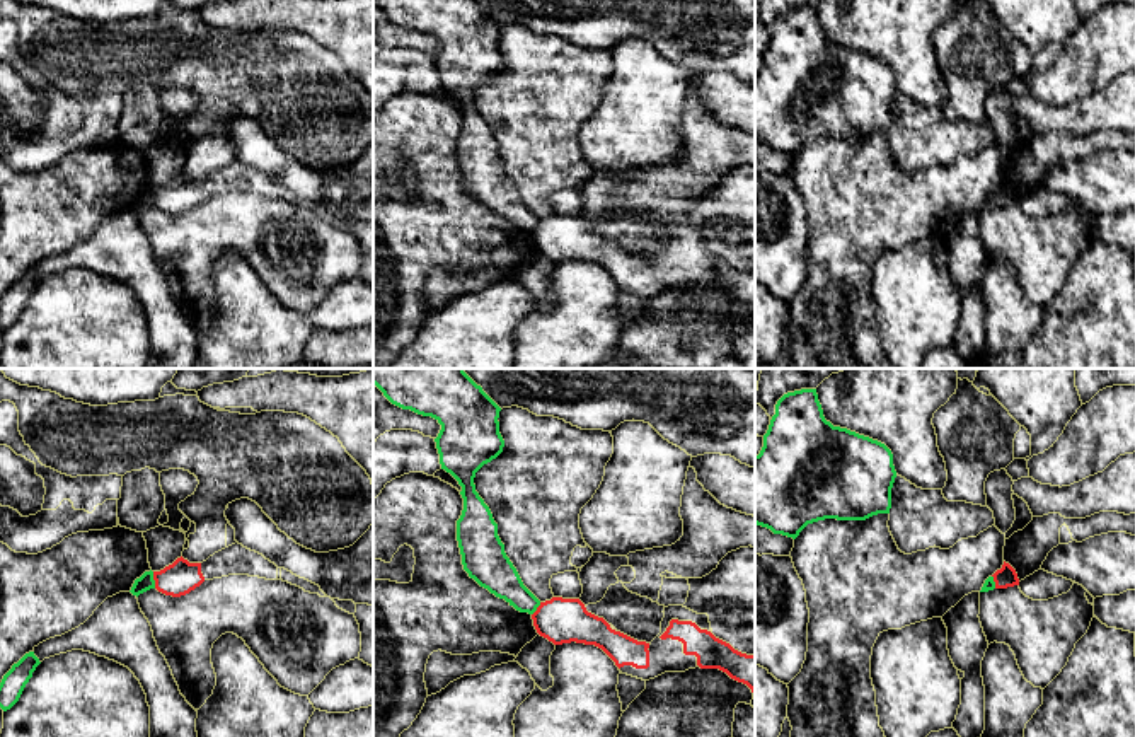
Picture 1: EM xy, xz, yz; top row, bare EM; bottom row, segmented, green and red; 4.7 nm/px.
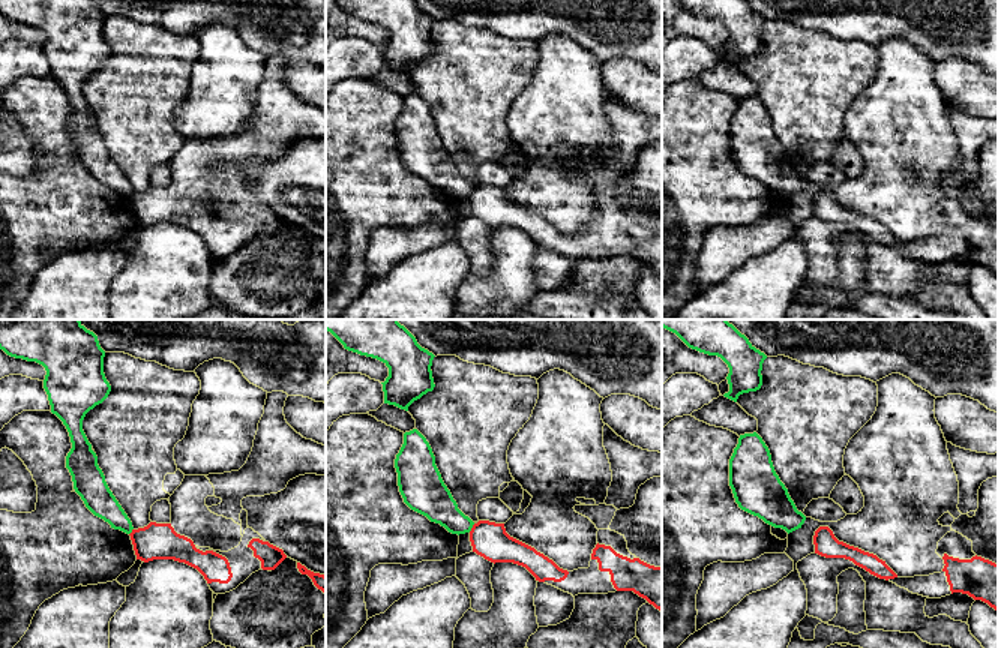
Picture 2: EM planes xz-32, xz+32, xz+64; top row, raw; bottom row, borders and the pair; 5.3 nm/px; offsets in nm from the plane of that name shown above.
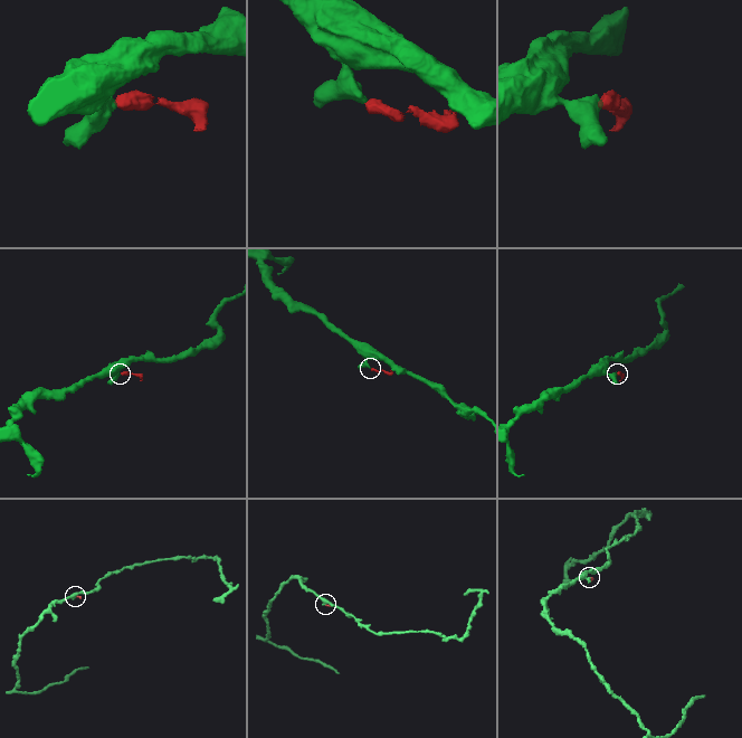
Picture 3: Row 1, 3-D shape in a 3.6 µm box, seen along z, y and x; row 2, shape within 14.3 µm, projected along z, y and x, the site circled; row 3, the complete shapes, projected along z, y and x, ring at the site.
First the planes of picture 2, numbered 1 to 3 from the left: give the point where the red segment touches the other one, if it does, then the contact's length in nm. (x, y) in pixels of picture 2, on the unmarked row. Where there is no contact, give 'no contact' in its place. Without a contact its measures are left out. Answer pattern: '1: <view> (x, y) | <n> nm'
1: xz-32 (131, 195) | 40 nm
2: xz+32 (471, 191) | 60 nm
3: no contact

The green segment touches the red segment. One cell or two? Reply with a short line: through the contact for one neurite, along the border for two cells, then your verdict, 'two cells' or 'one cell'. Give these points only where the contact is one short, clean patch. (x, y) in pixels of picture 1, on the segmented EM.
line xy (152, 572), (155, 587); two cells

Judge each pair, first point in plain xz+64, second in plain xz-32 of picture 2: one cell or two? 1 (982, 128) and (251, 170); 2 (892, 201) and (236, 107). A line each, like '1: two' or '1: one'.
1: two
2: one

